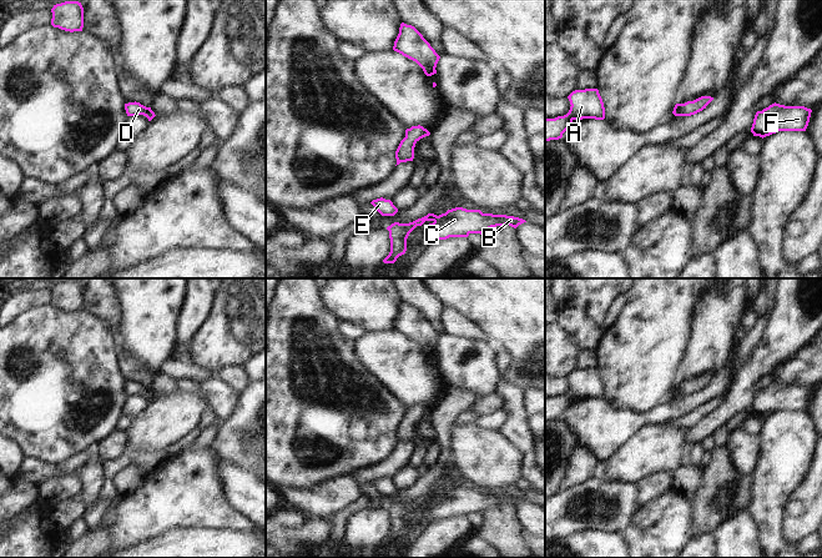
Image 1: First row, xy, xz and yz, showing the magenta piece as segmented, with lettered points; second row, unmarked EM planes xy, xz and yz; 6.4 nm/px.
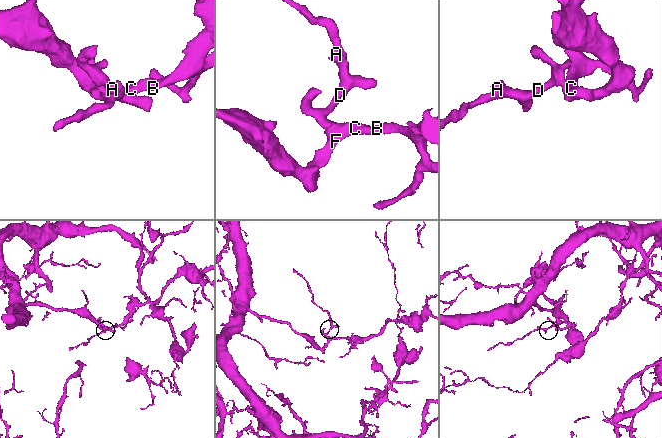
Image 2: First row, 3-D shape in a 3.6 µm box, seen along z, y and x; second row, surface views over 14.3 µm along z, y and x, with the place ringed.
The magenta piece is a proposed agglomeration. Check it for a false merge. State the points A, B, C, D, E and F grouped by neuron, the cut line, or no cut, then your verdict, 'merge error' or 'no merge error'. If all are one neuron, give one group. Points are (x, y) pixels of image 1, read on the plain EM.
groups A B C D E F; cut none; no merge error

